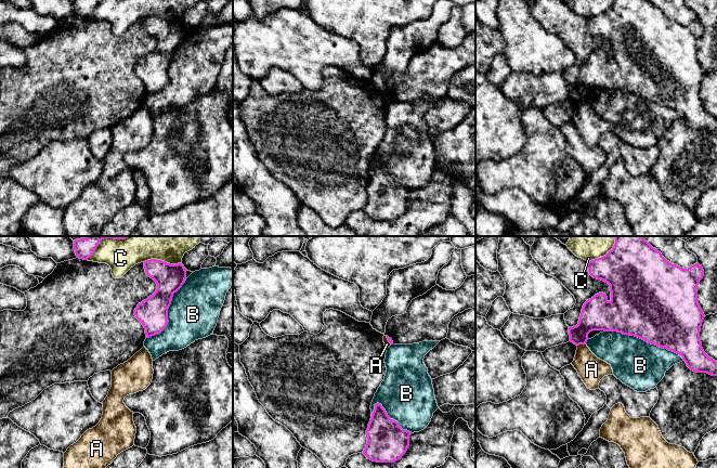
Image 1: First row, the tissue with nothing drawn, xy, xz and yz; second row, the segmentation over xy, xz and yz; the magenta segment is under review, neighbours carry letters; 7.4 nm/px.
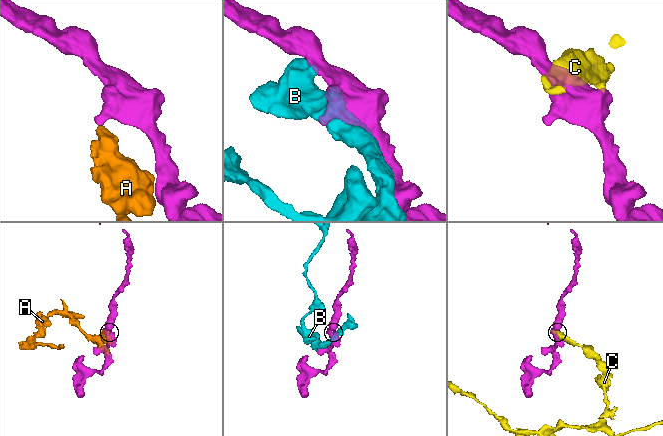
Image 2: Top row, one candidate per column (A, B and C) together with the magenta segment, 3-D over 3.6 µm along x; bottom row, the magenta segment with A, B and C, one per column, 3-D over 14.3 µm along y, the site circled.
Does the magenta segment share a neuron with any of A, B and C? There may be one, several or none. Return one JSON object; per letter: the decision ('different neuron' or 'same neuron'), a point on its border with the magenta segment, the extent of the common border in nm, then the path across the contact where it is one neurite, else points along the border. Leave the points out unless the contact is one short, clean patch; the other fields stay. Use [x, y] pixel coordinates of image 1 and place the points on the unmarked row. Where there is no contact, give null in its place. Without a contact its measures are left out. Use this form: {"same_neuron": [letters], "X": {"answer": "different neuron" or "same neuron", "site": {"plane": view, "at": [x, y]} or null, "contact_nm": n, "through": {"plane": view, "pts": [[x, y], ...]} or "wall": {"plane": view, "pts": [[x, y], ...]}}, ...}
{"same_neuron": [], "A": {"answer": "different neuron", "site": {"plane": "yz", "at": [581, 101]}, "contact_nm": 60, "wall": {"plane": "yz", "pts": [[584, 101], [577, 103]]}}, "B": {"answer": "different neuron", "site": {"plane": "yz", "at": [644, 98]}, "contact_nm": 650}, "C": {"answer": "different neuron", "site": {"plane": "xy", "at": [163, 18]}, "contact_nm": 280}}

